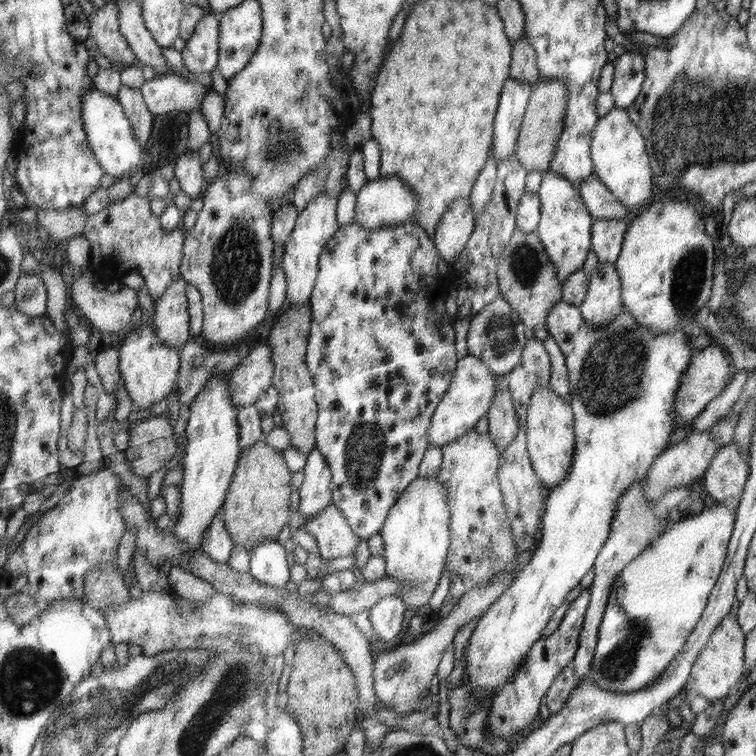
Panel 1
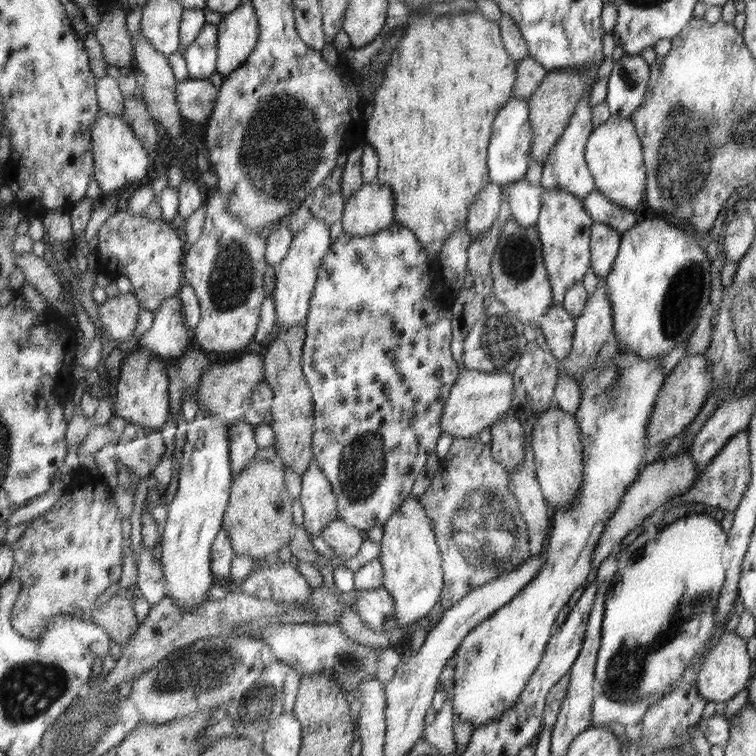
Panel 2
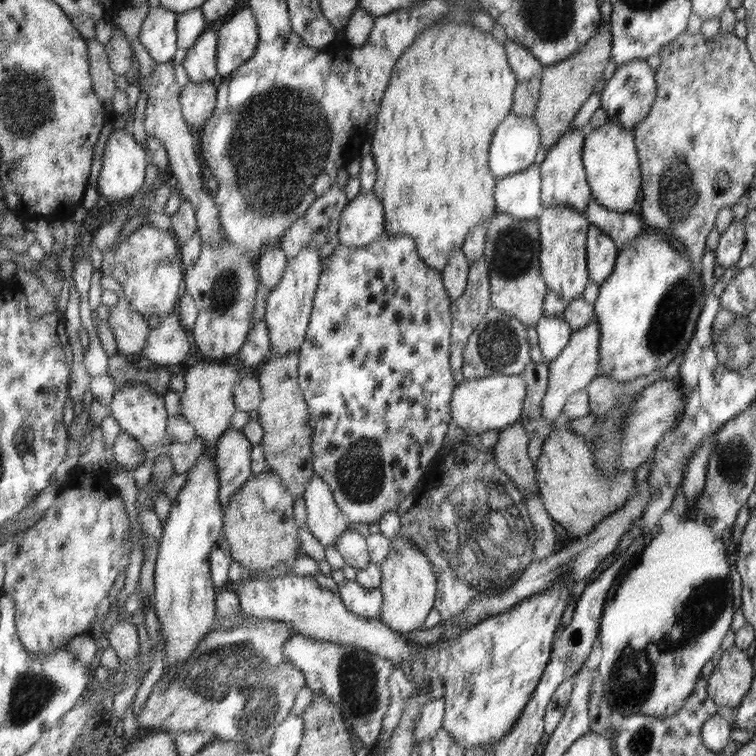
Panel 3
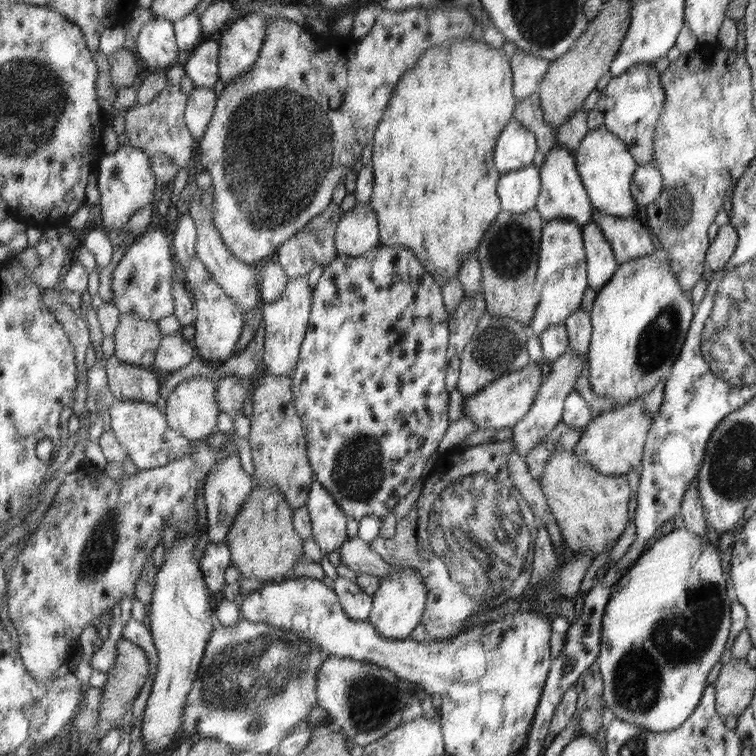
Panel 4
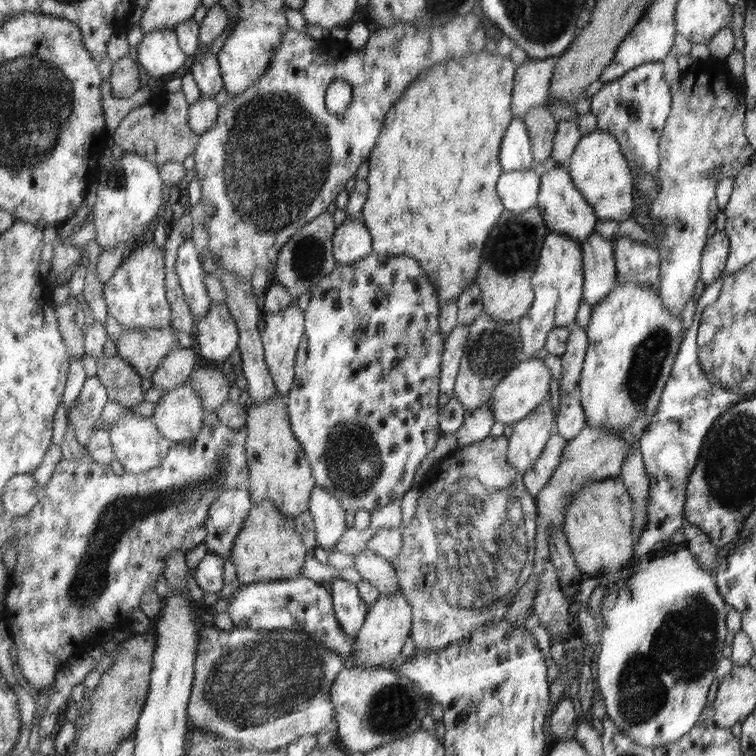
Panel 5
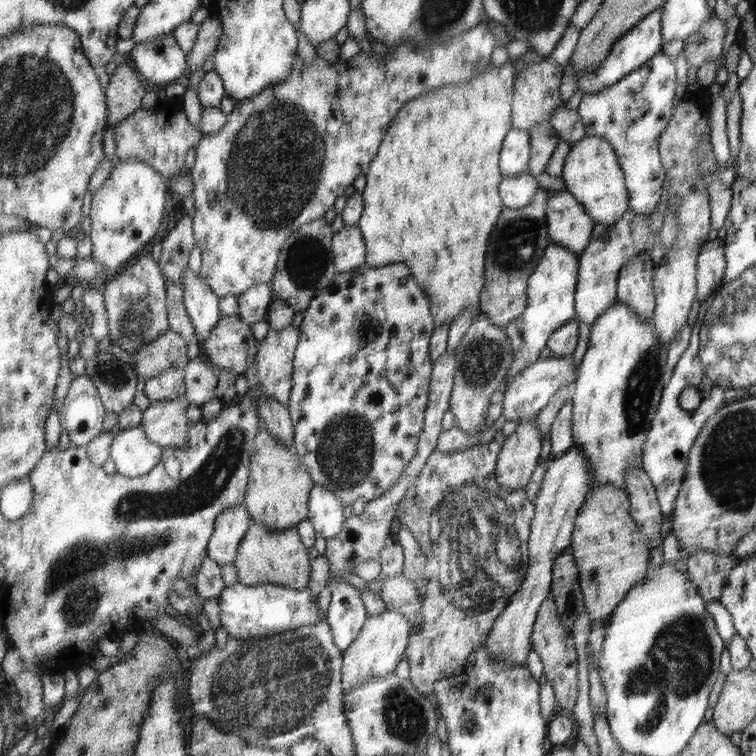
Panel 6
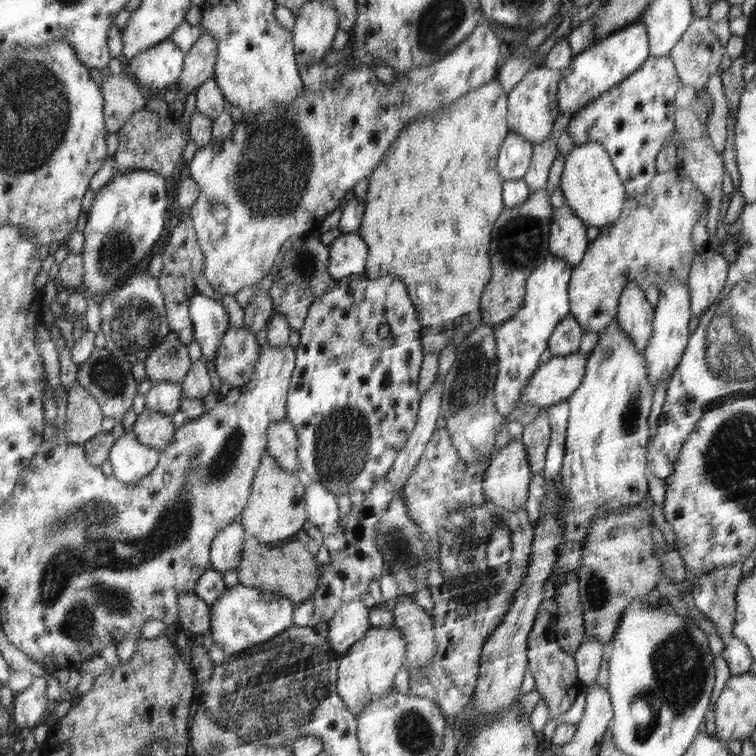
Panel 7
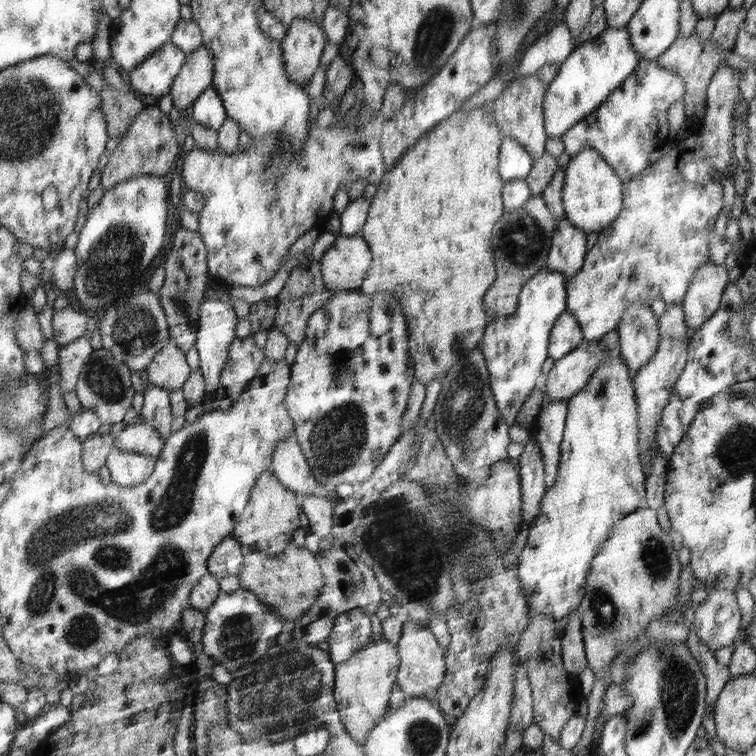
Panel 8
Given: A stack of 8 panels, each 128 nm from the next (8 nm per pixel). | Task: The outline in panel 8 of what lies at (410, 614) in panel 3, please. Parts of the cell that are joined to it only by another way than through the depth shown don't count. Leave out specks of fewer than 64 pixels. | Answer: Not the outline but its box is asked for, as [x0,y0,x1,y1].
[335,634,400,744]

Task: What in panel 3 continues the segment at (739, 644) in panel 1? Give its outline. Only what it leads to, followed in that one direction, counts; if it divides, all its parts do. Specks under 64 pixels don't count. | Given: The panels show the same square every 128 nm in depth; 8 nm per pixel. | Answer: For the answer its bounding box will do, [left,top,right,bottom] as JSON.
[708,644,755,708]

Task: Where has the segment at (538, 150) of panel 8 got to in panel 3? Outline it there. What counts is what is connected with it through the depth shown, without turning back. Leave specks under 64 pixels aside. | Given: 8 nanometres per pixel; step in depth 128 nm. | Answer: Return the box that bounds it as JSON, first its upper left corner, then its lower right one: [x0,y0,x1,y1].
[505,38,546,82]

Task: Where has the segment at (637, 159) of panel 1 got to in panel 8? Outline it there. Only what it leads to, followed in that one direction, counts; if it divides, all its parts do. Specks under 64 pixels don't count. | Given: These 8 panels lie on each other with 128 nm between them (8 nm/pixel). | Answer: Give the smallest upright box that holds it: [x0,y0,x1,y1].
[562,148,624,234]

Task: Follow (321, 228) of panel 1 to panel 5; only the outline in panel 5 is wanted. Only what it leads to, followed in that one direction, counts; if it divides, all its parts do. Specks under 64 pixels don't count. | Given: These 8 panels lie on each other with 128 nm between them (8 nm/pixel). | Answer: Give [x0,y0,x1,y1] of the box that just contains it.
[262,301,306,394]

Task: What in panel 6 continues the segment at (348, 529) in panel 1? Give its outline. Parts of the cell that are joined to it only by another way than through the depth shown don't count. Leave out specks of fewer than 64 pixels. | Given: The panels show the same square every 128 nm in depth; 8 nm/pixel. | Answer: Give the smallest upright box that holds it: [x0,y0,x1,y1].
[381,576,421,626]

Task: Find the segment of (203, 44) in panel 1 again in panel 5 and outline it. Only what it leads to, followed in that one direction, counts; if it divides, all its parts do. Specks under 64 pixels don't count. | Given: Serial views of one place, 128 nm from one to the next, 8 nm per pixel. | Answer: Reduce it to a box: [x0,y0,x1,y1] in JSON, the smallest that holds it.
[189,51,224,98]

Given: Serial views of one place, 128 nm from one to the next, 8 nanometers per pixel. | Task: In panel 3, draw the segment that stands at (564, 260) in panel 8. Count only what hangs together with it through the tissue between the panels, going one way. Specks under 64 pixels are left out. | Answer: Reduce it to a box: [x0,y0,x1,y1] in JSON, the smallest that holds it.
[540,129,594,213]

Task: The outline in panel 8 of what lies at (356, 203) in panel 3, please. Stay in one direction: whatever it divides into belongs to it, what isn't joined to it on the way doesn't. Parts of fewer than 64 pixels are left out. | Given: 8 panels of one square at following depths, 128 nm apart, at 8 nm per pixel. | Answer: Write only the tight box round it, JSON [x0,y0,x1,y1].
[320,234,374,293]

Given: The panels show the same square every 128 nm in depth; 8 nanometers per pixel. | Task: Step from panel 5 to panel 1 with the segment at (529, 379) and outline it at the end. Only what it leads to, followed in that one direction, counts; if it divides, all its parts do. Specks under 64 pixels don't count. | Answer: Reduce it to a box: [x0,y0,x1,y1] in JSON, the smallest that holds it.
[429,348,497,448]

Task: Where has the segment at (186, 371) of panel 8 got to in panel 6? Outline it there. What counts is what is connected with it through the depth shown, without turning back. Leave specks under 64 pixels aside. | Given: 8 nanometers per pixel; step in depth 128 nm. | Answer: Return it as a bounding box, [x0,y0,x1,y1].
[132,329,190,381]

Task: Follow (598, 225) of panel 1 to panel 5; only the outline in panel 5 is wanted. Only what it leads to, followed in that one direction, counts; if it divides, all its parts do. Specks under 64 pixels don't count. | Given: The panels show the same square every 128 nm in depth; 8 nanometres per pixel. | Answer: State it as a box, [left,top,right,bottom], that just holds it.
[581,232,619,308]

